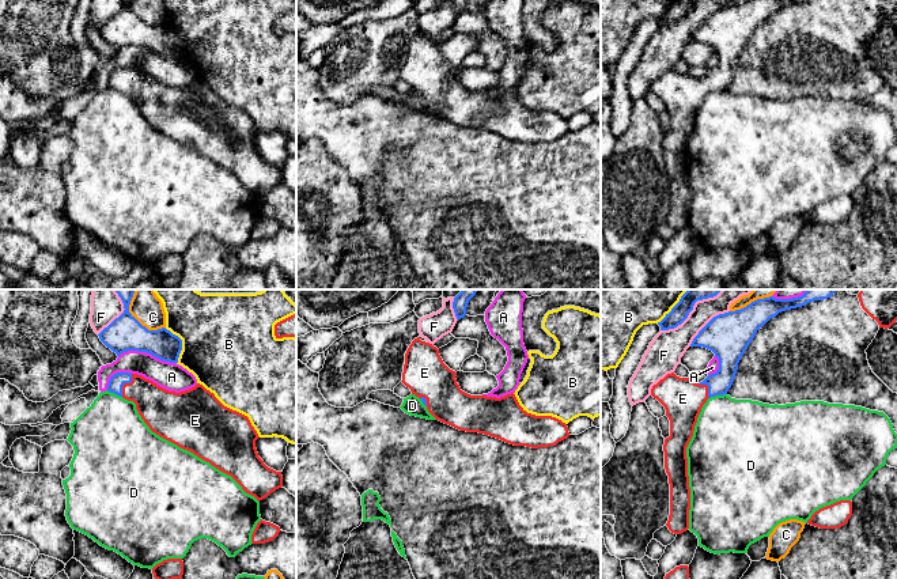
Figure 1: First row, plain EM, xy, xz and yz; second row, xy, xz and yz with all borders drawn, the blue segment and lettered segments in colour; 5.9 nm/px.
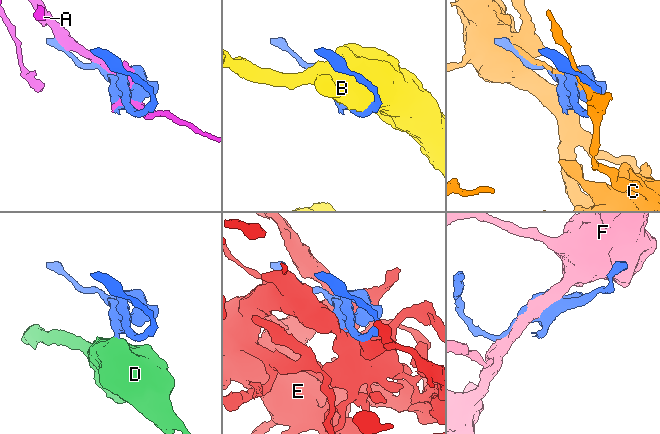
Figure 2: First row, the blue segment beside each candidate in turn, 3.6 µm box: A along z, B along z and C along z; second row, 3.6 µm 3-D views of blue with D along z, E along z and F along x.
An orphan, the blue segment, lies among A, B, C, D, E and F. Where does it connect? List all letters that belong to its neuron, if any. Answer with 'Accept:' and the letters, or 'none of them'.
Accept: E

